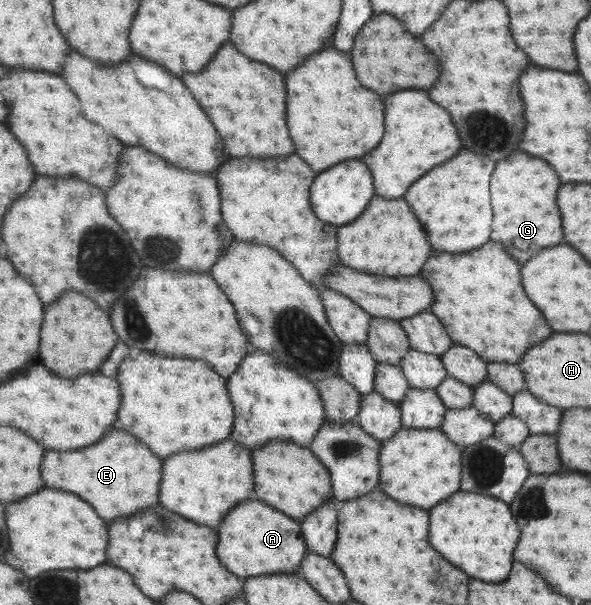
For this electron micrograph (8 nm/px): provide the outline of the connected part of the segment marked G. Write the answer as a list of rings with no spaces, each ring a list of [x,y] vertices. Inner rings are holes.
[[[519,151],[499,161],[495,177],[491,177],[491,193],[495,193],[495,237],[491,241],[507,245],[507,253],[515,253],[523,263],[539,249],[557,245],[563,239],[561,215],[555,203],[559,187],[553,167],[537,157]]]

